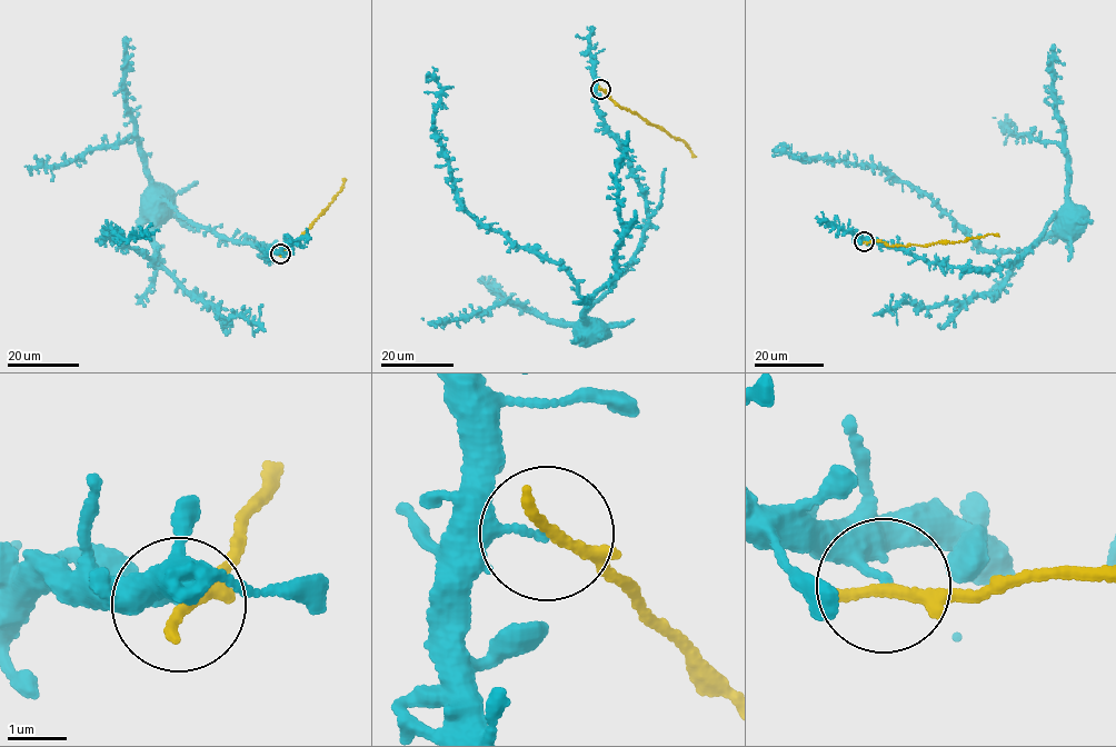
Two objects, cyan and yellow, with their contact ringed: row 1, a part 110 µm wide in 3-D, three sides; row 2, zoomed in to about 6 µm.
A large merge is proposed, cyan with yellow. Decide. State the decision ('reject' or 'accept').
reject

